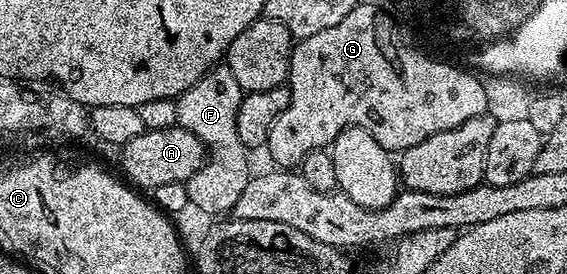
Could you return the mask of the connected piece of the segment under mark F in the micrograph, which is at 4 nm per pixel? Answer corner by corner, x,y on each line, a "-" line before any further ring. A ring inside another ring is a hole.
217,65
176,99
177,124
194,133
206,152
204,164
188,178
186,184
189,204
204,215
227,216
248,184
250,151
238,137
238,105
245,94
238,81
234,81
234,73
230,73
228,66

